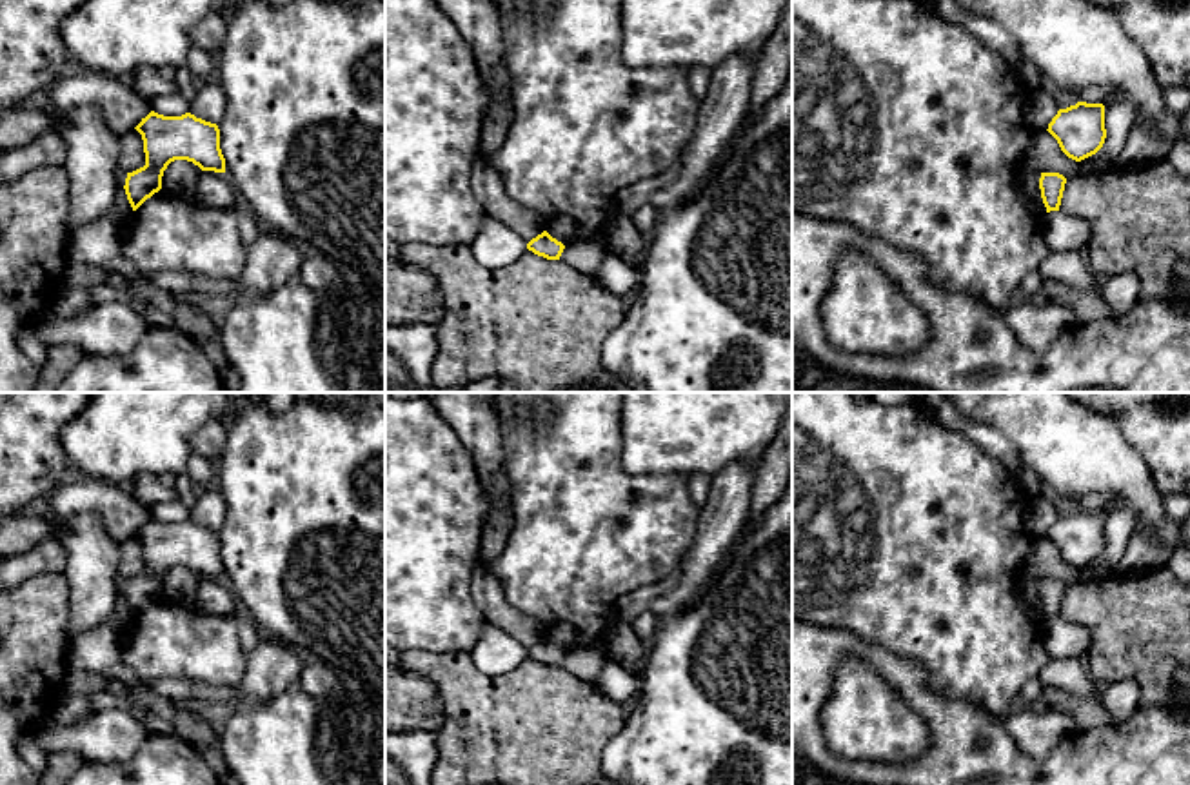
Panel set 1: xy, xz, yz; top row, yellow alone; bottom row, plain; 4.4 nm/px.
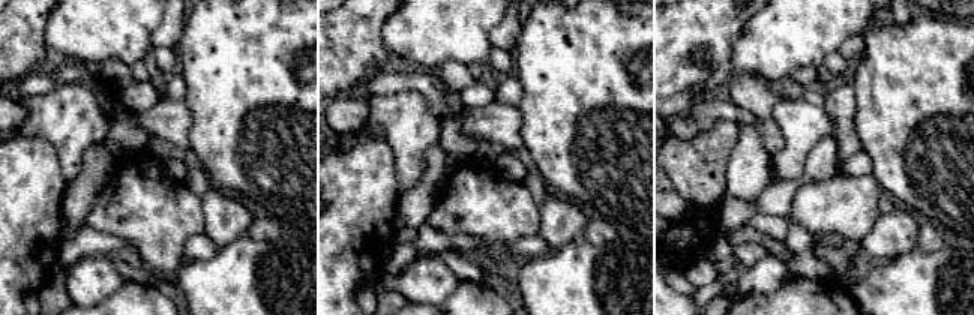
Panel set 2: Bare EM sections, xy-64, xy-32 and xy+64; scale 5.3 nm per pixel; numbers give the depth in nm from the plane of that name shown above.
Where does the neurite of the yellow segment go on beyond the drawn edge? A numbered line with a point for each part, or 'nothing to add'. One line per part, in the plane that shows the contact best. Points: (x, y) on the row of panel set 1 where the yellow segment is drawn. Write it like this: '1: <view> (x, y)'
nothing to add

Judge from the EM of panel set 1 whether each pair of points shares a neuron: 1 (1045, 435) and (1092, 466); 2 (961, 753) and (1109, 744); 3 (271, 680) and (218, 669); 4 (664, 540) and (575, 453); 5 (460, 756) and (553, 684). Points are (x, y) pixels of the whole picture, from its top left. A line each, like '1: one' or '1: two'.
1: one
2: one
3: two
4: one
5: one

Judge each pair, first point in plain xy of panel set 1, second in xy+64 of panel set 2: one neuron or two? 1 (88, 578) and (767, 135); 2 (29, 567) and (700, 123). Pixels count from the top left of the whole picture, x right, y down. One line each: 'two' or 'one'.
1: two
2: two

